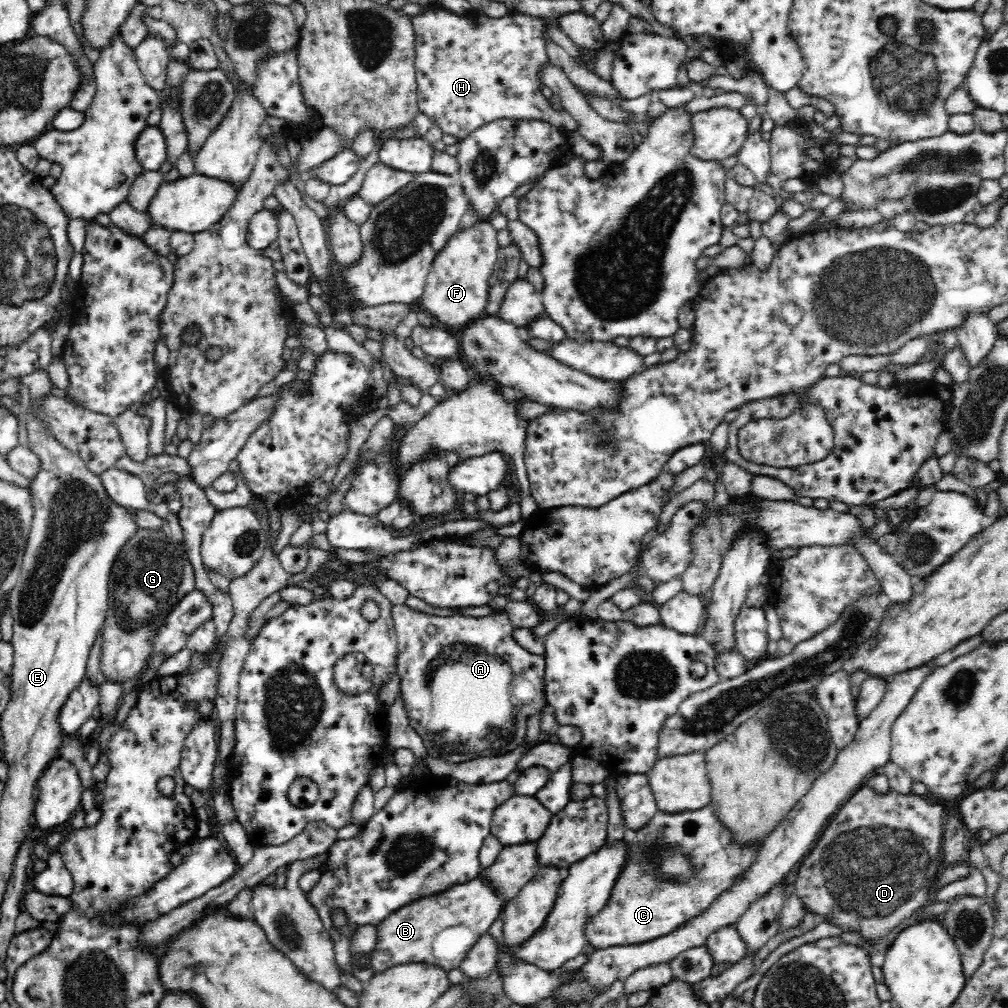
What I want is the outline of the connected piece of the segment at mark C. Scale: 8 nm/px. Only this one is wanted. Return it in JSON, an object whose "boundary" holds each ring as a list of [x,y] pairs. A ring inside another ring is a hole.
{"boundary":[[[711,804],[674,815],[659,810],[643,829],[628,829],[624,839],[631,844],[631,858],[620,872],[620,880],[616,881],[606,907],[585,922],[585,943],[595,951],[655,940],[699,916],[732,886],[759,850],[759,846],[752,850],[733,846]],[[672,848],[678,849],[678,853],[690,861],[690,878],[666,878],[661,872],[660,854]]]}

